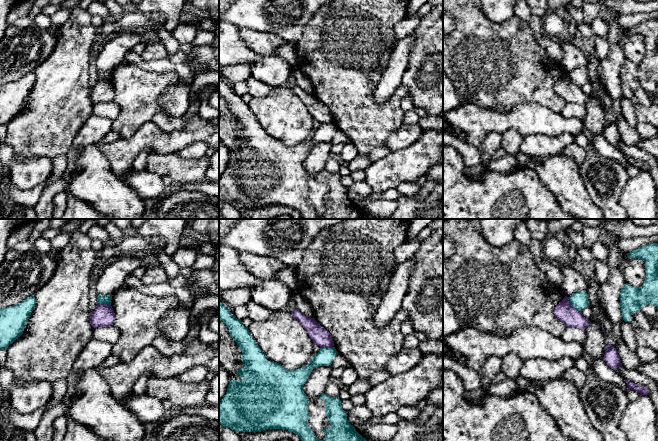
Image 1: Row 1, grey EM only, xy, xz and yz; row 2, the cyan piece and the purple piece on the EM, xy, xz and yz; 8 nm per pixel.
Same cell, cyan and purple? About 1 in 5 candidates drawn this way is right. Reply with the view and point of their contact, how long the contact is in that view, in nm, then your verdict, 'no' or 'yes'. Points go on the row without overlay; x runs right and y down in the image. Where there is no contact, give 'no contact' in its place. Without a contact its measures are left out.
meets cyan in yz at (573, 81); contact 160 nm long; no

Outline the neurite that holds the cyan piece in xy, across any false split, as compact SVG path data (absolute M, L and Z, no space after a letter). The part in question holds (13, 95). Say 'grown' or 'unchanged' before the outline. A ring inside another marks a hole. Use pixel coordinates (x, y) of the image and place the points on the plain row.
unchanged; M33 71L19 80L0 85L0 125L7 125L23 110L35 80Z

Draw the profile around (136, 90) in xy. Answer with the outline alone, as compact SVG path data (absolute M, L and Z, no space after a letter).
M123 62L112 71L111 82L114 86L115 96L113 102L119 108L119 114L113 121L112 131L117 132L120 138L129 138L139 128L152 120L156 113L169 114L161 107L158 97L167 88L179 83L176 71L150 72L140 68L136 64Z

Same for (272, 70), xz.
M277 55L262 56L252 66L251 77L273 87L284 86L293 74L293 67Z

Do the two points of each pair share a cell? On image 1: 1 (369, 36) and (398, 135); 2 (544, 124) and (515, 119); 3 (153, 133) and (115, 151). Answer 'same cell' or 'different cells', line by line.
1: different cells
2: same cell
3: same cell

